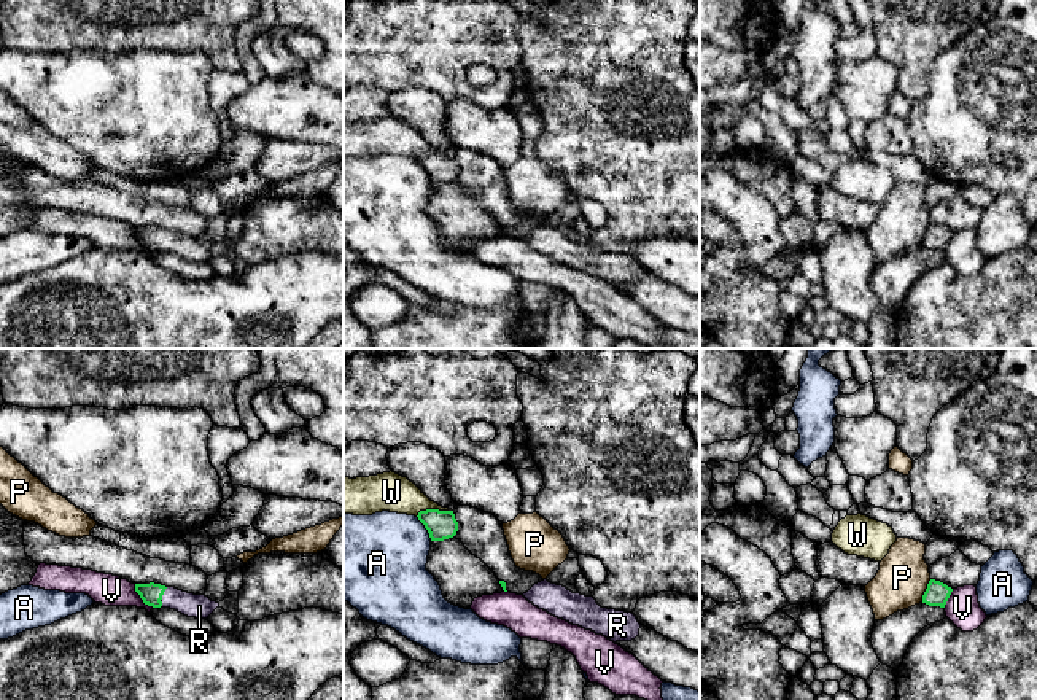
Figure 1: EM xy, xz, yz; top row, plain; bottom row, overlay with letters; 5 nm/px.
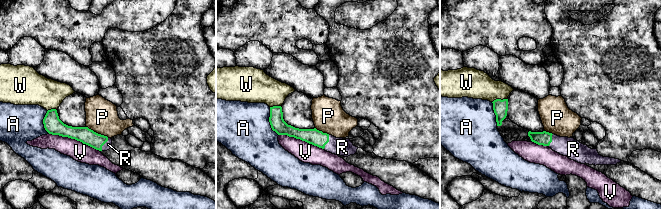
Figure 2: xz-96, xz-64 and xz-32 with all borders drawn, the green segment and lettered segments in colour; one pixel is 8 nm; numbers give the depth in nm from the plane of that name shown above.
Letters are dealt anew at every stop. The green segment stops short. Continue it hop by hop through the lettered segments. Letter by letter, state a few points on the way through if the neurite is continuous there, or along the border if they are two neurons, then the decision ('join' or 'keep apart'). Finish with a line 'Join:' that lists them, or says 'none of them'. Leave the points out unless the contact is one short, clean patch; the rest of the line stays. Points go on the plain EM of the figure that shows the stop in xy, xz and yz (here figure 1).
A: keep apart
P: keep apart
R: runs through xy (151, 237), (161, 241), (172, 241), (199, 250); join
V: keep apart
W: border along xz (450, 153), (422, 153), (415, 159); keep apart
Join: R

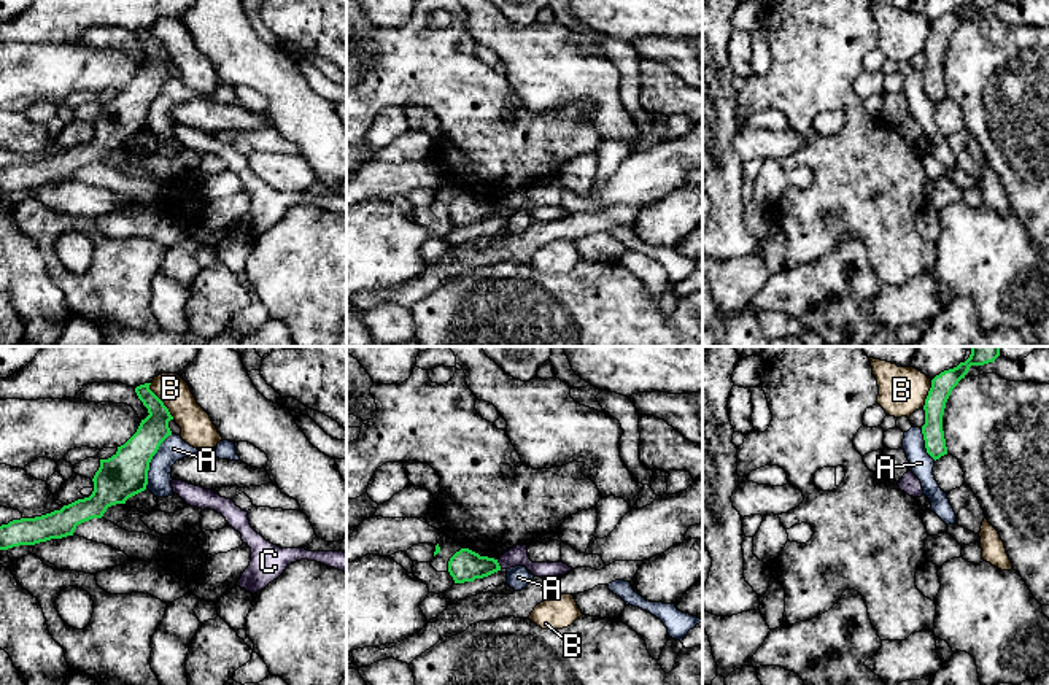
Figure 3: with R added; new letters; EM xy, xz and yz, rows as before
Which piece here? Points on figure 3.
A: border along xy (172, 78), (153, 100), (145, 131); keep apart
B: border along xy (150, 27), (150, 32), (174, 62); keep apart
C: border along xz (496, 204), (501, 212); keep apart
Join: none of them

